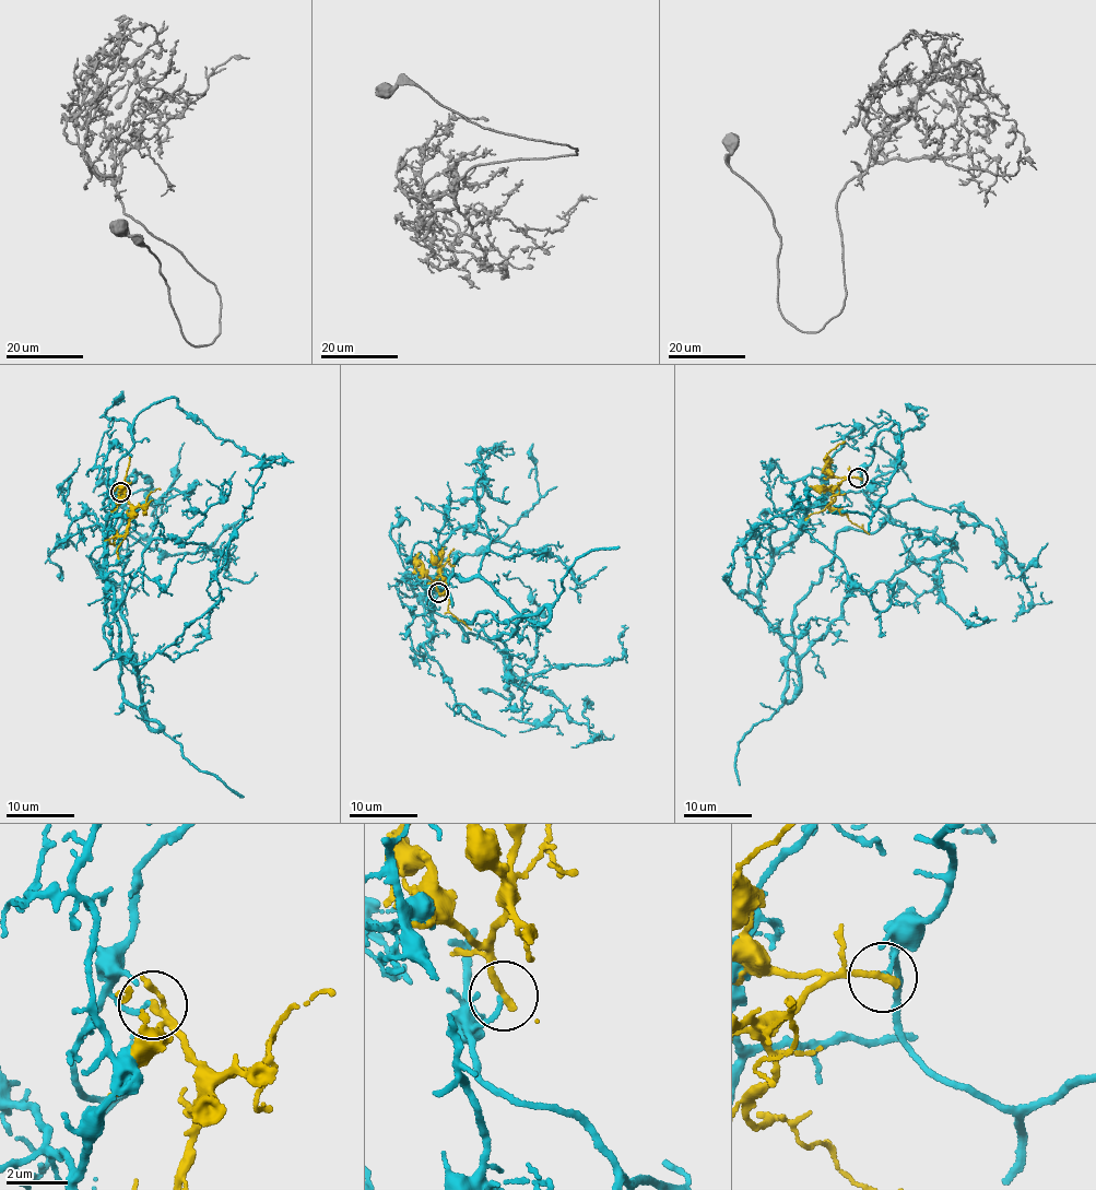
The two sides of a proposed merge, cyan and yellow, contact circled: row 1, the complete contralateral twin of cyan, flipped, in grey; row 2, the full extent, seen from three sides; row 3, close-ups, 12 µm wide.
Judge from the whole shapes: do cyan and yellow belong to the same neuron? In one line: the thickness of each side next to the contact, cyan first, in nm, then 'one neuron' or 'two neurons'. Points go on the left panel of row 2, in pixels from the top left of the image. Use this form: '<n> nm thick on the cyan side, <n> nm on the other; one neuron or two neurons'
150 nm thick on the cyan side, 260 nm on the other; two neurons

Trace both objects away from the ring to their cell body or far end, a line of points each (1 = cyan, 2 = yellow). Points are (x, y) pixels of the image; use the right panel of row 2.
1: (859, 478), (888, 520), (835, 535), (792, 621), (798, 674), (759, 604), (769, 534), (796, 511), (886, 633)
2: (859, 478), (845, 479), (835, 489), (835, 501), (829, 509), (836, 509), (869, 533)

